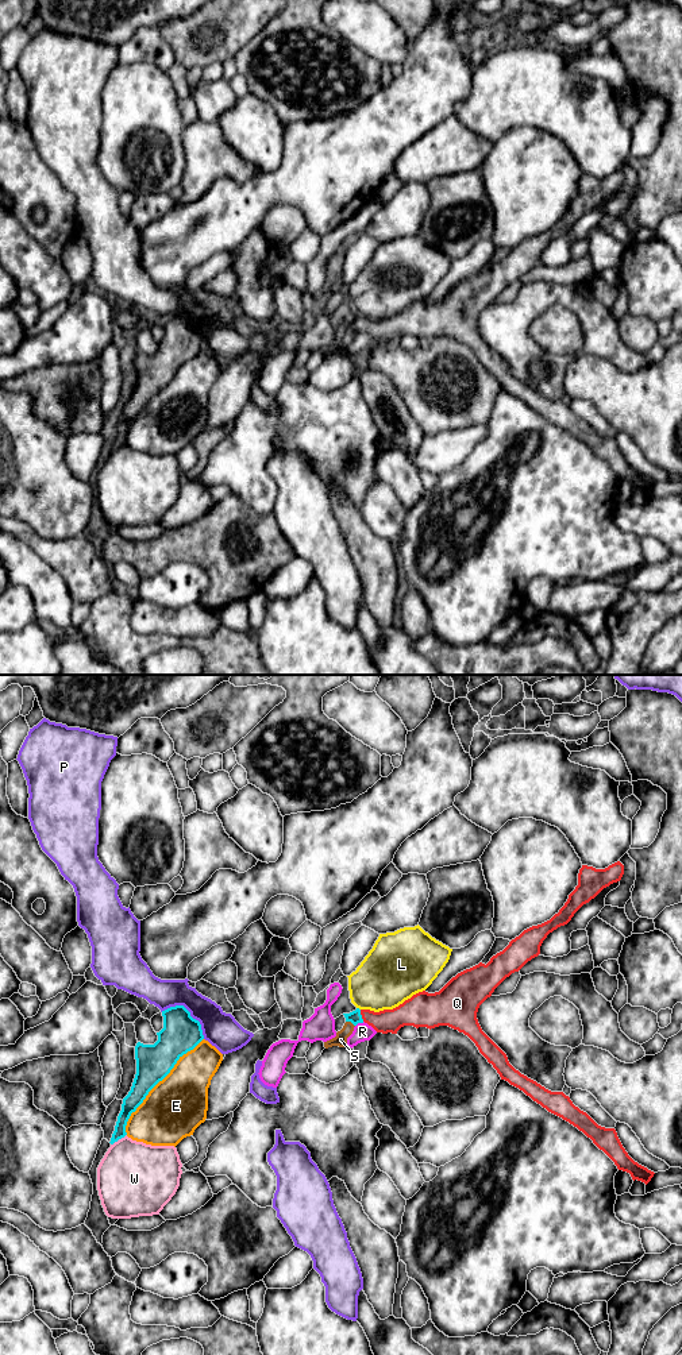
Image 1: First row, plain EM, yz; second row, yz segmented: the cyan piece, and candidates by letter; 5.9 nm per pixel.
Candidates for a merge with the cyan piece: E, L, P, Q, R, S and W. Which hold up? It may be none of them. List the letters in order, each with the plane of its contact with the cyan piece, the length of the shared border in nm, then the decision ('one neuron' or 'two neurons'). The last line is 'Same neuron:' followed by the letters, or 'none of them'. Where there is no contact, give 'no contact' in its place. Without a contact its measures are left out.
E: yz | 750 nm | two neurons
L: yz | 30 nm | two neurons
P: yz | 300 nm | two neurons
Q: yz | 80 nm | one neuron
R: yz | 60 nm | two neurons
S: yz | 70 nm | two neurons
W: yz | 120 nm | two neurons
Same neuron: Q

